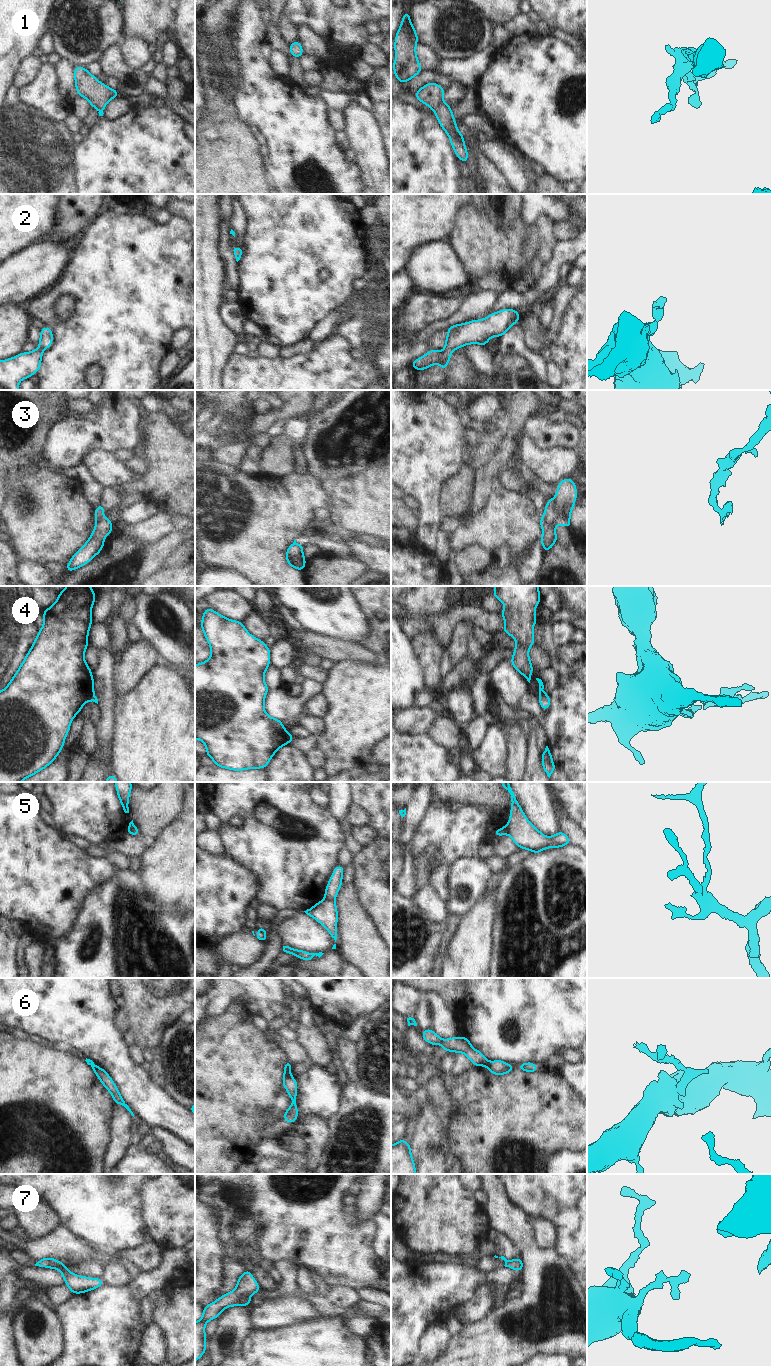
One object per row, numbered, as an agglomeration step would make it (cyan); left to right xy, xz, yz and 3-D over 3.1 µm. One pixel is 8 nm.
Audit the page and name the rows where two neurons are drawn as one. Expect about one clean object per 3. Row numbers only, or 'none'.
3, 4, 5, 6

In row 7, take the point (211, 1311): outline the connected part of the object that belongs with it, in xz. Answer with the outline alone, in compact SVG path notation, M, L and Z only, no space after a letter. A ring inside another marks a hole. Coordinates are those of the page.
M250 1270L238 1278L234 1291L224 1294L215 1302L204 1306L202 1318L195 1322L195 1362L206 1352L205 1324L216 1319L220 1313L230 1306L249 1306L251 1302L250 1294L256 1294L260 1287Z

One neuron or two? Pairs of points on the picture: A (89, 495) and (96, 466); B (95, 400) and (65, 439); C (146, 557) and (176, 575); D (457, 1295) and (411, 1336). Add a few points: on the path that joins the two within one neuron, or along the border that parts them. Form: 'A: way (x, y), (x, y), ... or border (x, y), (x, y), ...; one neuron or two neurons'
A: border (82, 462), (101, 486); two neurons
B: border (103, 400), (98, 405); two neurons
C: border (161, 567), (149, 575); two neurons
D: way (444, 1297), (418, 1323); one neuron

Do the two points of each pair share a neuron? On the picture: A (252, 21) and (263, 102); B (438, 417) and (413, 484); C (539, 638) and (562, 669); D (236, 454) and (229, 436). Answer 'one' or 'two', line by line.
A: one
B: one
C: one
D: two

